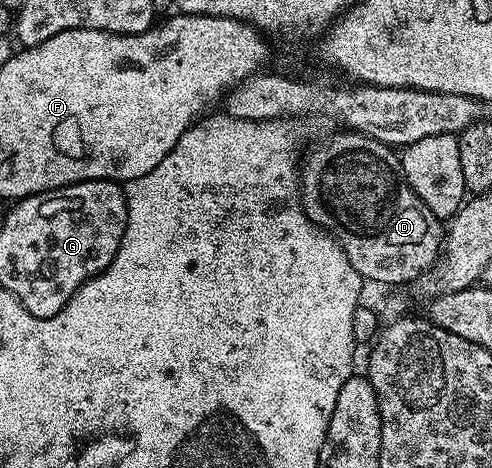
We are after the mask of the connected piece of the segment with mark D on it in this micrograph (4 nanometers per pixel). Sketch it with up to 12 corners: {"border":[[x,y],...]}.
{"border":[[350,130],[302,161],[305,214],[364,281],[410,285],[445,235],[400,153]]}

